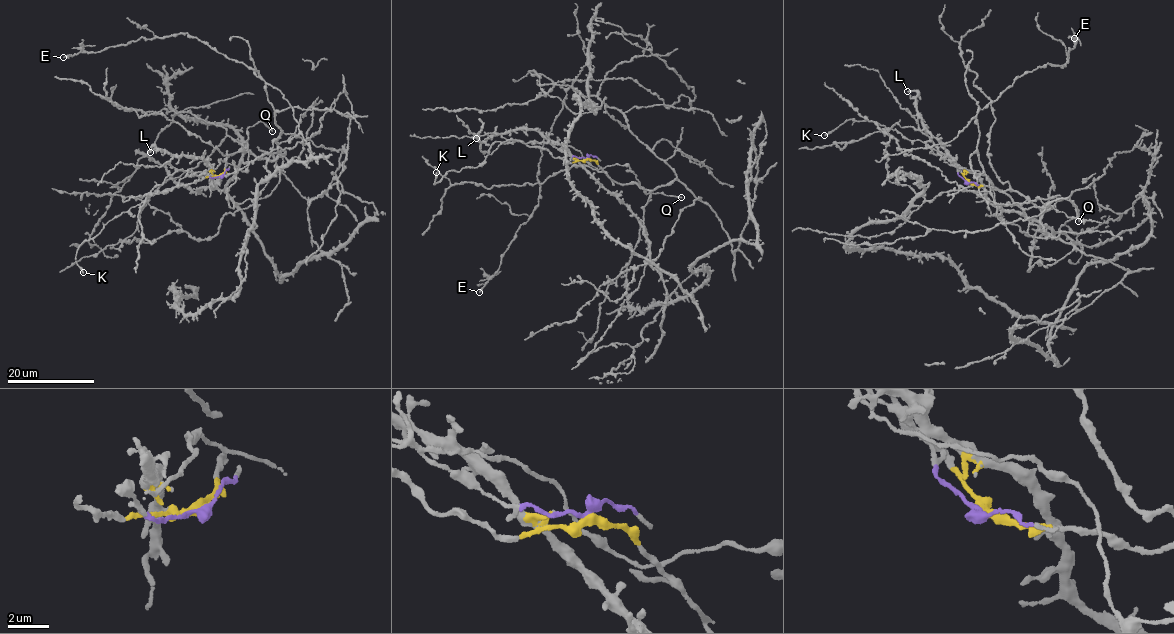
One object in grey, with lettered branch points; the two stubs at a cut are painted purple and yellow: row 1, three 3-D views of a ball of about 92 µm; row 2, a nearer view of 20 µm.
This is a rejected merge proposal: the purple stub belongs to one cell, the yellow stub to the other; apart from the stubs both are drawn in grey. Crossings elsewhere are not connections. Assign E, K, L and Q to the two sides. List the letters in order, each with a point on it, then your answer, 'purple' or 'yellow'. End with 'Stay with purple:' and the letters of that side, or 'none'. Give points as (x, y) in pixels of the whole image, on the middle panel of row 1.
E: at (479, 292); yellow
K: at (436, 172); purple
L: at (476, 138); yellow
Q: at (681, 197); purple
Stay with purple: K, Q

